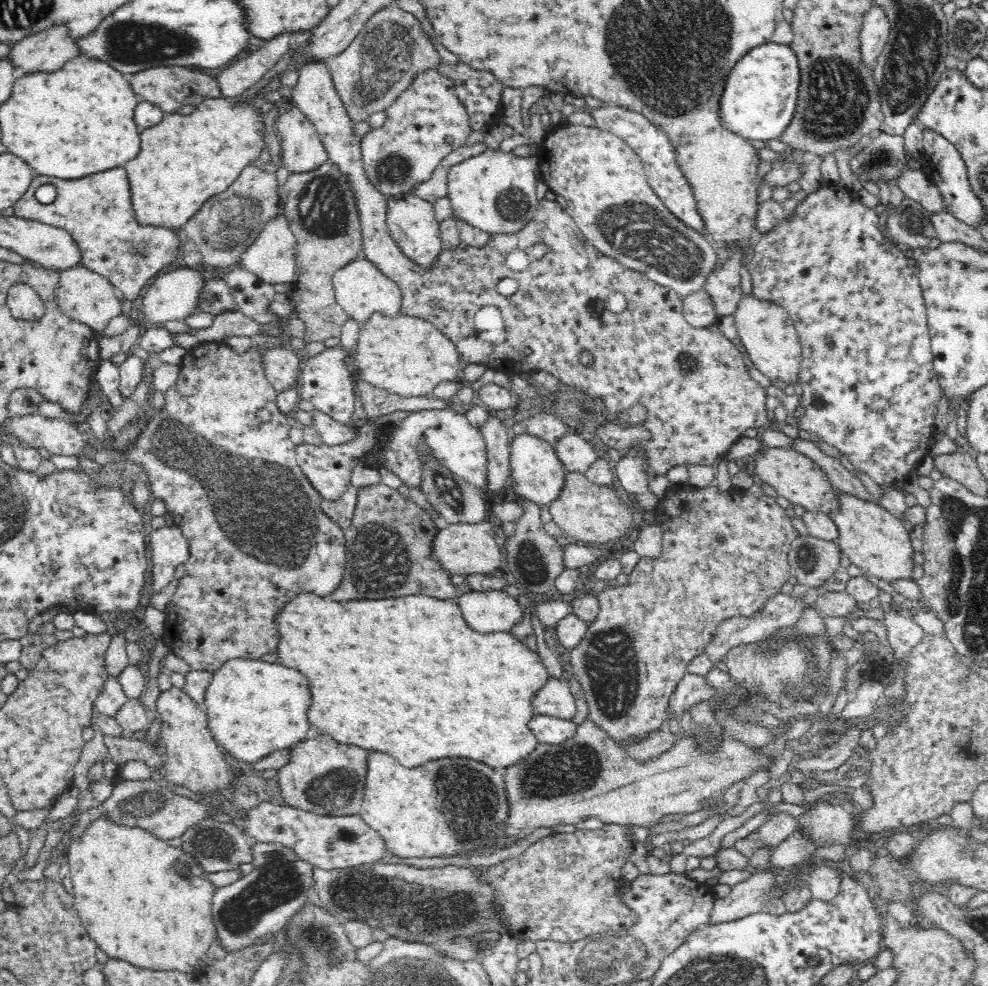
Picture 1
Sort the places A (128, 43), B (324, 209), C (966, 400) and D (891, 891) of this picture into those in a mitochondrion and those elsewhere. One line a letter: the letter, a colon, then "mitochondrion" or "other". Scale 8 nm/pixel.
A: mitochondrion
B: mitochondrion
C: other
D: mitochondrion

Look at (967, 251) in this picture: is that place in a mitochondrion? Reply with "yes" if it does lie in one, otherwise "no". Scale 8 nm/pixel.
no

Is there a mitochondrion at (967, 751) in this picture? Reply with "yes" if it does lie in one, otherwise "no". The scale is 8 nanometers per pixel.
no

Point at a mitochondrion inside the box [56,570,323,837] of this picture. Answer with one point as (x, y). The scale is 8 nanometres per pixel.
(139, 806)

